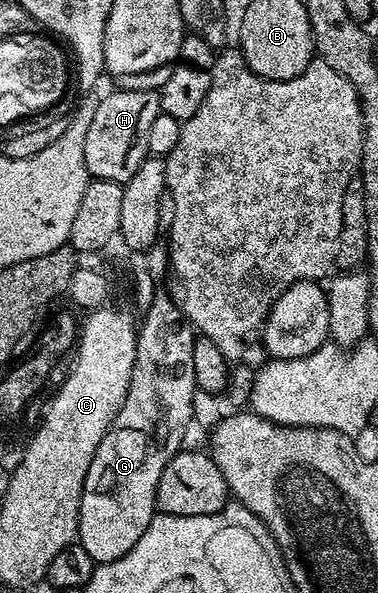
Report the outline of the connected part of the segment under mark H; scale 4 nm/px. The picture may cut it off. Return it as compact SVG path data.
M115 89L115 93L99 100L96 115L92 115L88 136L84 139L84 163L93 180L114 181L123 186L132 175L136 175L136 167L140 167L150 153L148 130L152 128L160 106L155 90Z

